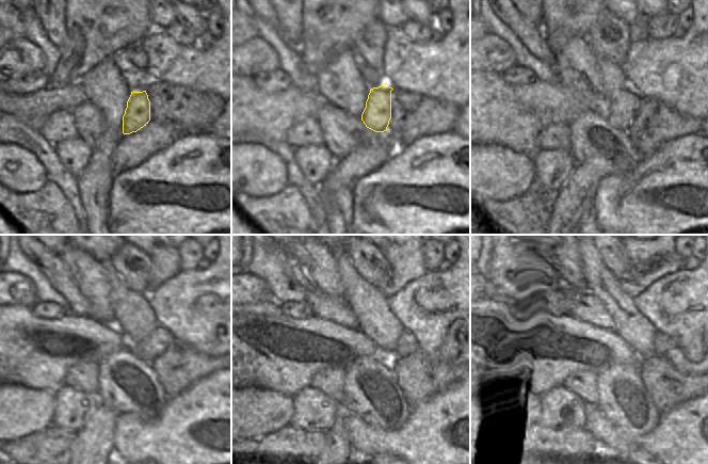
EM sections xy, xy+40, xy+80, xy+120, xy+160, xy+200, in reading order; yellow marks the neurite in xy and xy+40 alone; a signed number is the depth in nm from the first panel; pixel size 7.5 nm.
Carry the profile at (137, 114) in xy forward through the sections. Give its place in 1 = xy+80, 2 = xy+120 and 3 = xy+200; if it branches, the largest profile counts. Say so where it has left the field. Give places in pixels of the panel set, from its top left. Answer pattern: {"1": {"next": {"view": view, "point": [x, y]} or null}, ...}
{"1": {"next": {"view": "xy+80", "point": [623, 104]}}, "2": {"next": {"view": "xy+120", "point": [155, 344]}}, "3": {"next": {"view": "xy+200", "point": [662, 342]}}}

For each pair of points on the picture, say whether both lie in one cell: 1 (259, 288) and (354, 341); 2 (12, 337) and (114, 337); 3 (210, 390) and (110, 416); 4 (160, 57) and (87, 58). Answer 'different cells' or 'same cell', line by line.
1: different cells
2: same cell
3: different cells
4: different cells

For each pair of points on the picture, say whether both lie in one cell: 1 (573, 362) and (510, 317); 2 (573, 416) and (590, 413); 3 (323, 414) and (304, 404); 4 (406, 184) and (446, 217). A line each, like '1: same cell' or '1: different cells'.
1: same cell
2: different cells
3: same cell
4: same cell

